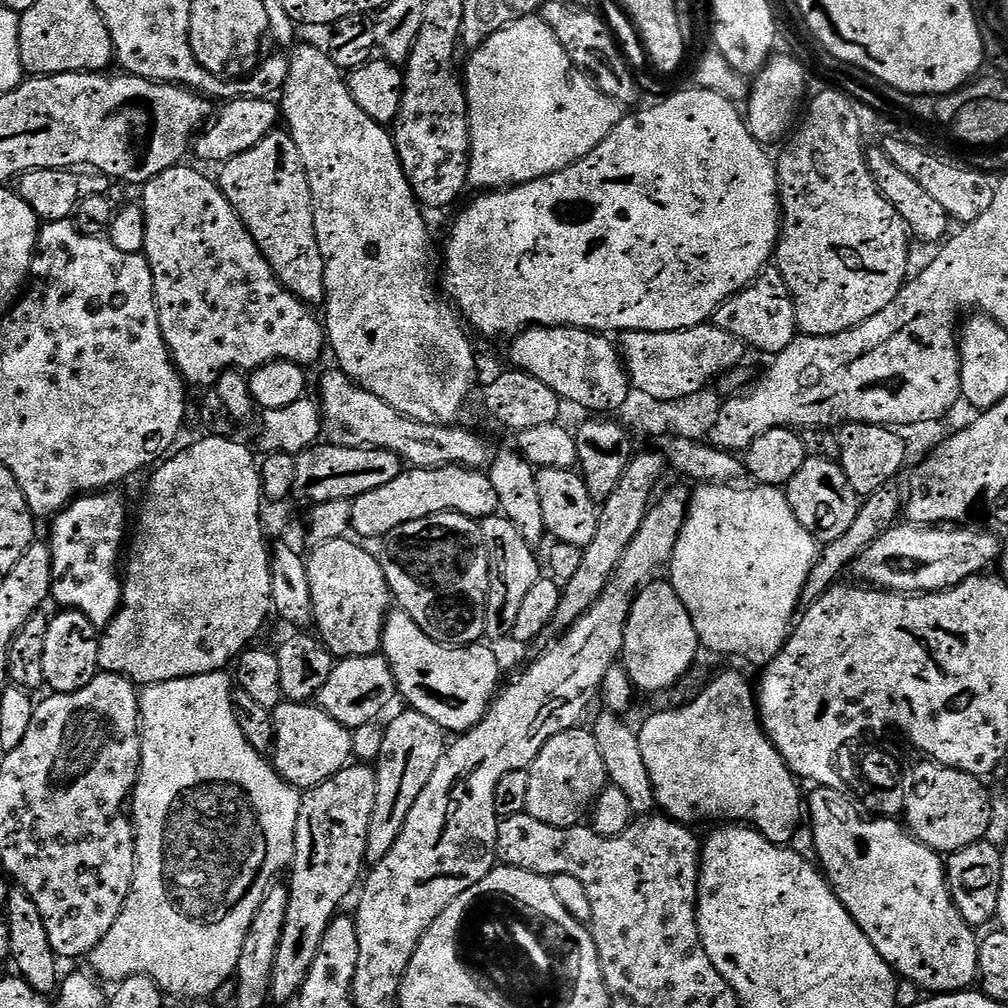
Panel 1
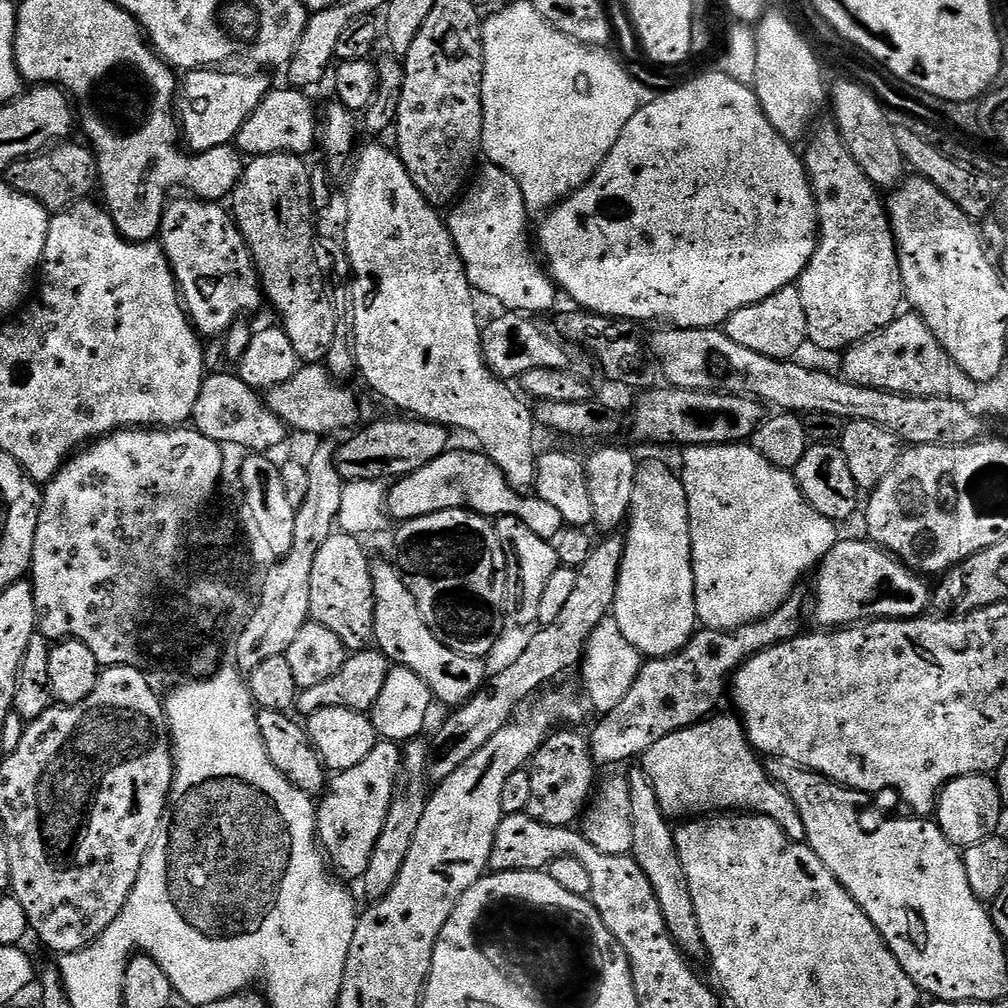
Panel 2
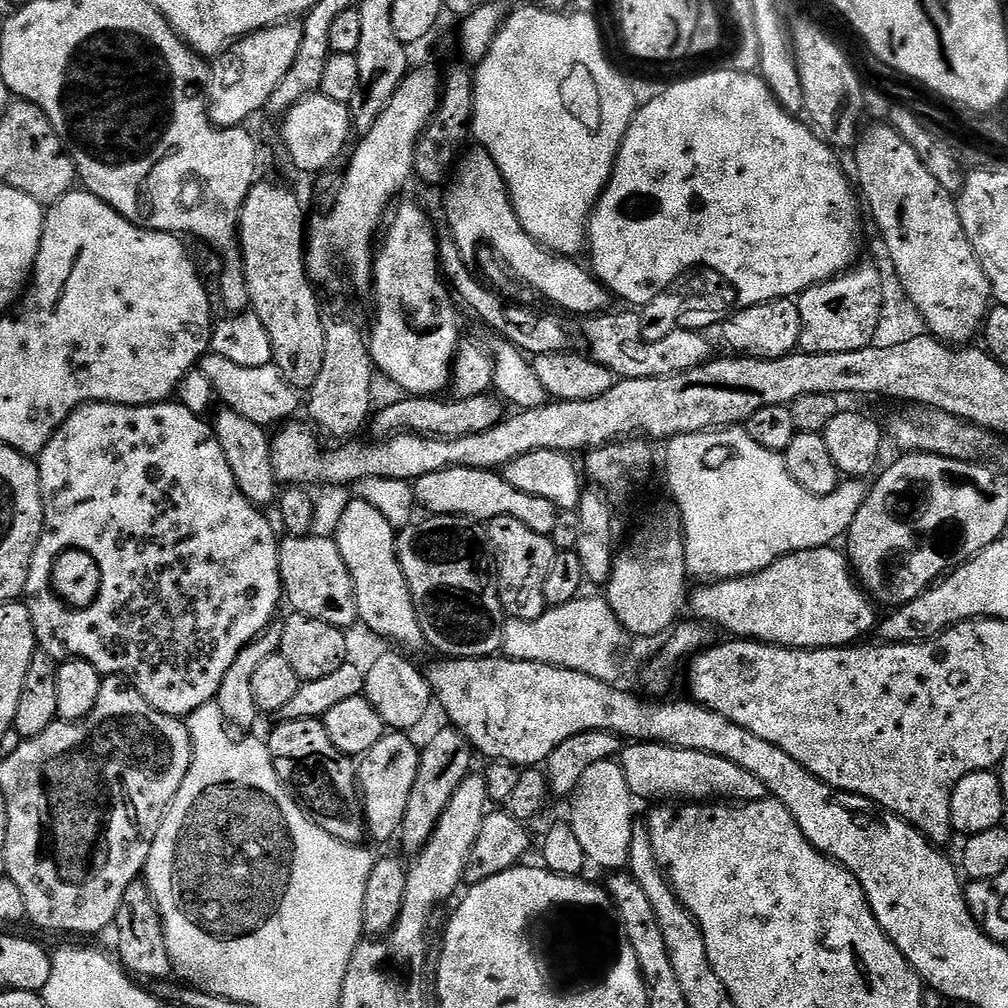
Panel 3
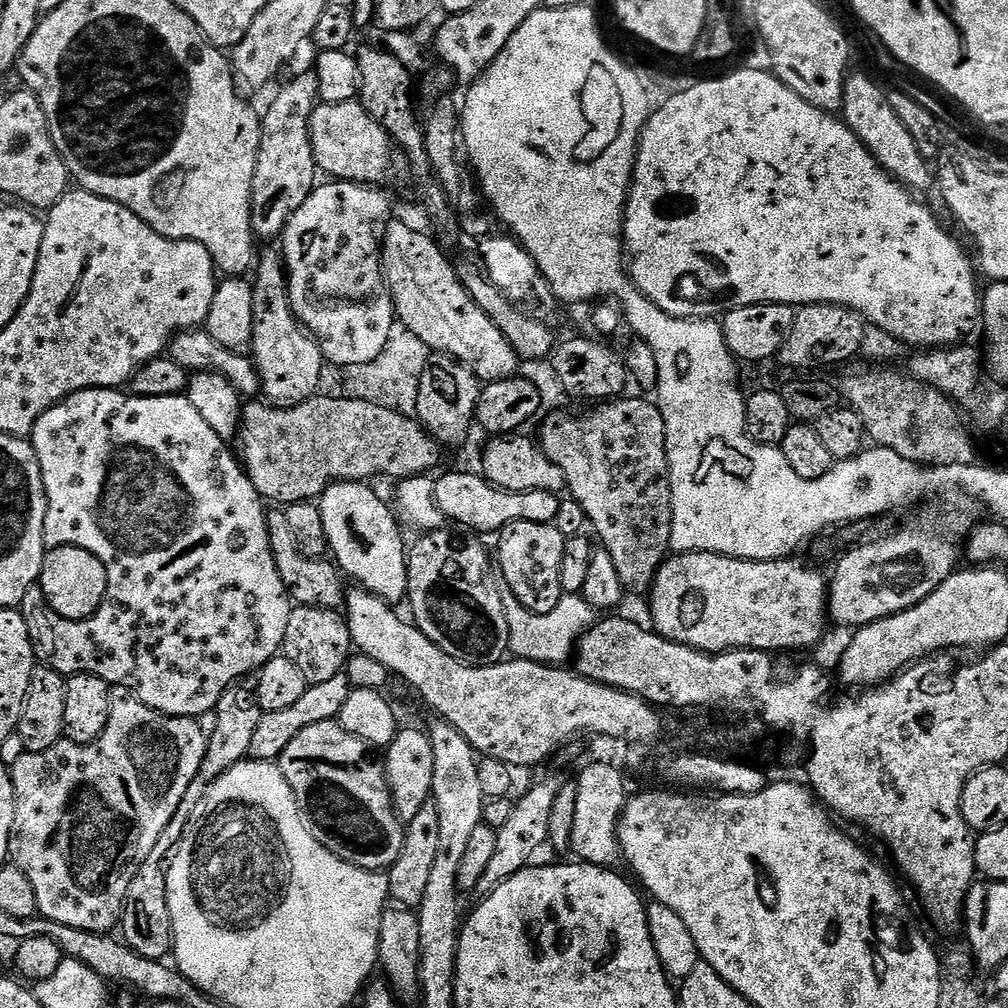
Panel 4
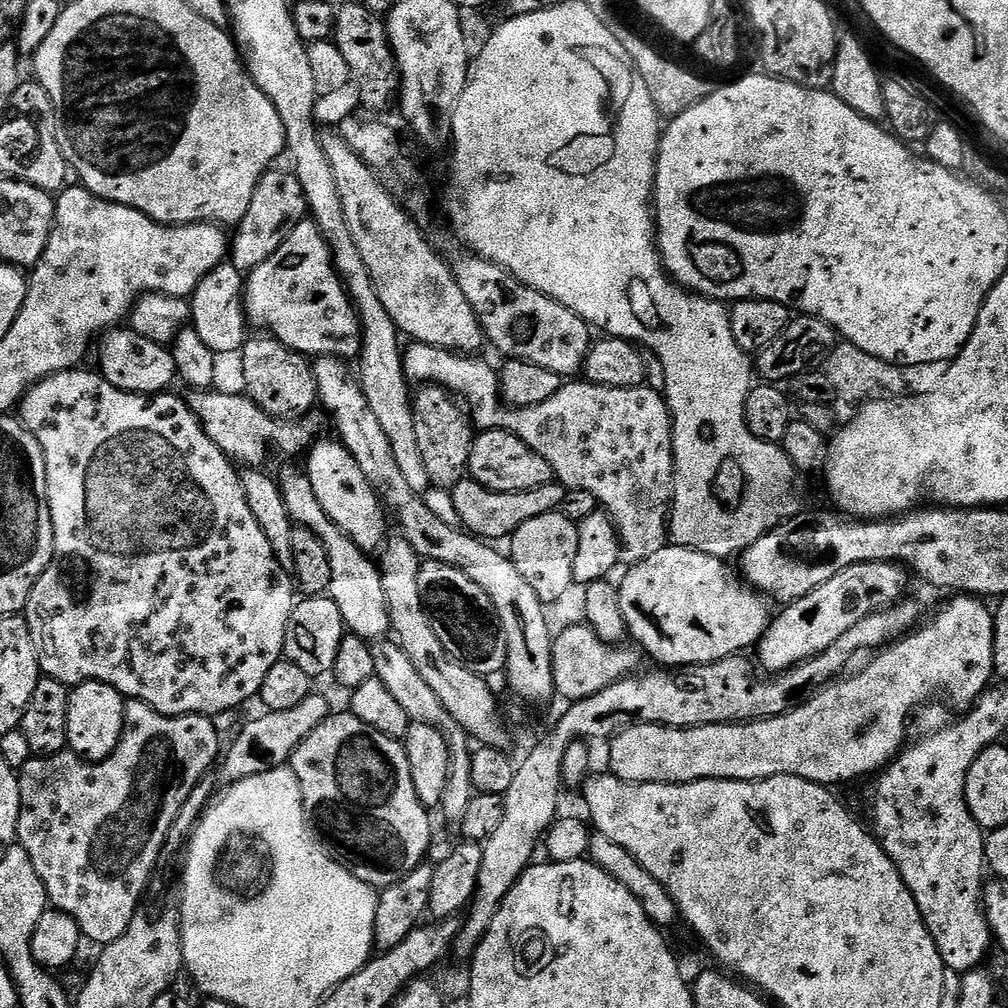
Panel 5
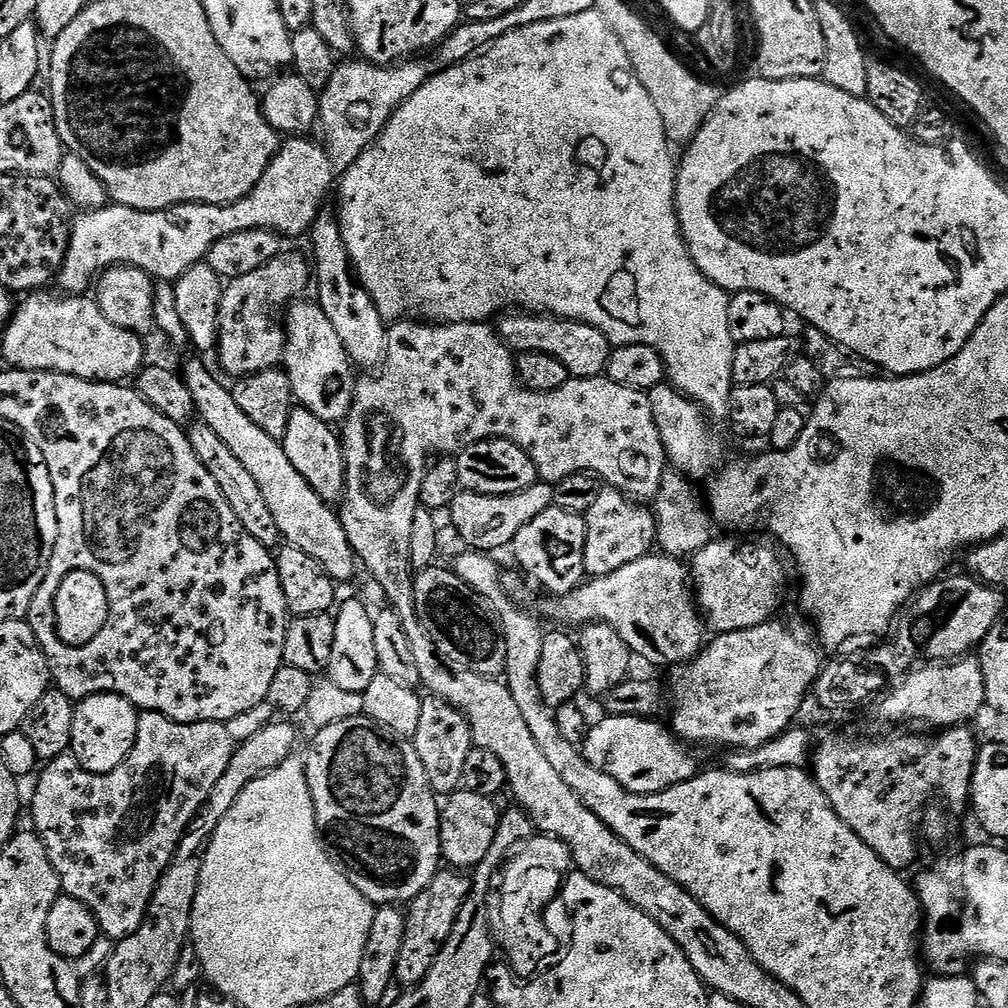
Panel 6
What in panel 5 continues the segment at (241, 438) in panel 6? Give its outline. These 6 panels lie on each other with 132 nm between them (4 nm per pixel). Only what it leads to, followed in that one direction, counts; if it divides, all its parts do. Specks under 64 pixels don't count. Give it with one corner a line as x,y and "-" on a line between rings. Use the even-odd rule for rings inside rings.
284,468
280,476
278,475
278,483
293,525
309,528
326,548
332,571
332,581
327,595
334,602
334,606
342,610
345,629
360,640
379,642
385,639
392,631
392,623
386,606
386,590
382,590
379,567
373,561
371,564
368,561
371,560
369,555
362,552
345,532
338,530
334,522
330,522
326,510
318,506
318,498
314,498
314,486
310,486
310,478
303,471

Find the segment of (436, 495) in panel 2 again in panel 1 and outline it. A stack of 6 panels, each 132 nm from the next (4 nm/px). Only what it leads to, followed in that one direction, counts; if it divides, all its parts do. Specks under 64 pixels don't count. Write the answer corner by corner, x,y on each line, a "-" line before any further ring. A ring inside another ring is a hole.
447,464
445,468
413,468
401,472
394,482
386,482
386,486
378,486
378,490
370,490
370,494
362,494
351,501
351,531
357,537
376,536
382,538
390,534
390,530
398,530
398,526
406,526
406,522
418,522
418,518
430,518
443,512
457,512
469,516
474,521
481,521
486,516
497,515
500,503
498,494
494,494
494,482
483,471
475,468
461,468
458,464

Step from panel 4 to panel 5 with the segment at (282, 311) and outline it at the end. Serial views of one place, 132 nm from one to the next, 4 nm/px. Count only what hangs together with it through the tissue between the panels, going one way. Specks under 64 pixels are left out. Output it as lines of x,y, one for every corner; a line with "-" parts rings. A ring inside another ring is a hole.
256,334
245,340
243,356
243,391
267,416
281,422
300,422
307,417
304,415
312,407
317,407
316,380
313,378
309,357
291,352
268,334

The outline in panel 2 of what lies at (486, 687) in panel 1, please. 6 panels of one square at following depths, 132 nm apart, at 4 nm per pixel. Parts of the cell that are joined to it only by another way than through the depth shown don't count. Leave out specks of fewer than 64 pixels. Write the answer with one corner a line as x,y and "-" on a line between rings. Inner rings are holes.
383,559
380,560
371,561
372,585
376,599
374,630
372,631
375,647
383,652
393,665
414,670
414,674
418,674
418,678
422,678
422,682
426,682
426,686
439,703
441,700
442,703
449,704
447,707
452,710
459,708
461,704
465,704
471,696
475,696
481,688
485,687
485,661
474,656
458,654
447,648
442,642
438,642
438,638
434,638
434,634
426,626
426,622
422,618
422,610
418,610
418,602
414,598
414,594
406,586
406,582
398,574
396,567

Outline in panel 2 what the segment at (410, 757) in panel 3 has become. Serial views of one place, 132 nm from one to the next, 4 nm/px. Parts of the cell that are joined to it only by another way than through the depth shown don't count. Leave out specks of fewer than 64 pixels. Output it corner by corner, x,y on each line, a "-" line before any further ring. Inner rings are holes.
381,739
374,750
370,750
370,754
358,762
358,766
335,773
327,781
326,791
316,810
316,839
337,877
345,881
359,881
366,874
370,854
374,854
378,834
382,834
386,814
390,814
390,802
394,798
394,786
403,757
399,743

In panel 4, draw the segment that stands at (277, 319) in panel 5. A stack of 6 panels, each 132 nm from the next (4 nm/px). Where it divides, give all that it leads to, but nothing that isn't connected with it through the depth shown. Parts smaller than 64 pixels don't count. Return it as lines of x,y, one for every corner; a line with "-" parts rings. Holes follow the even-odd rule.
350,180
324,183
312,189
306,202
298,206
284,227
282,259
288,274
292,313
304,325
308,335
319,344
325,361
343,370
373,362
385,347
391,328
398,323
380,265
382,240
378,235
378,224
376,228
376,220
384,222
389,219
392,200
380,186
354,184

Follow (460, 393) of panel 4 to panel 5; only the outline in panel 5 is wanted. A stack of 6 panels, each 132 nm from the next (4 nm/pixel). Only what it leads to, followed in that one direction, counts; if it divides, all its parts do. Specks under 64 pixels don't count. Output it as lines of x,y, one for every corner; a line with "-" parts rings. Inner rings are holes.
424,386
420,393
411,397
414,434
418,434
418,454
422,454
422,466
433,488
451,490
459,480
465,479
470,450
474,439
474,428
466,417
463,407
451,392
439,386

